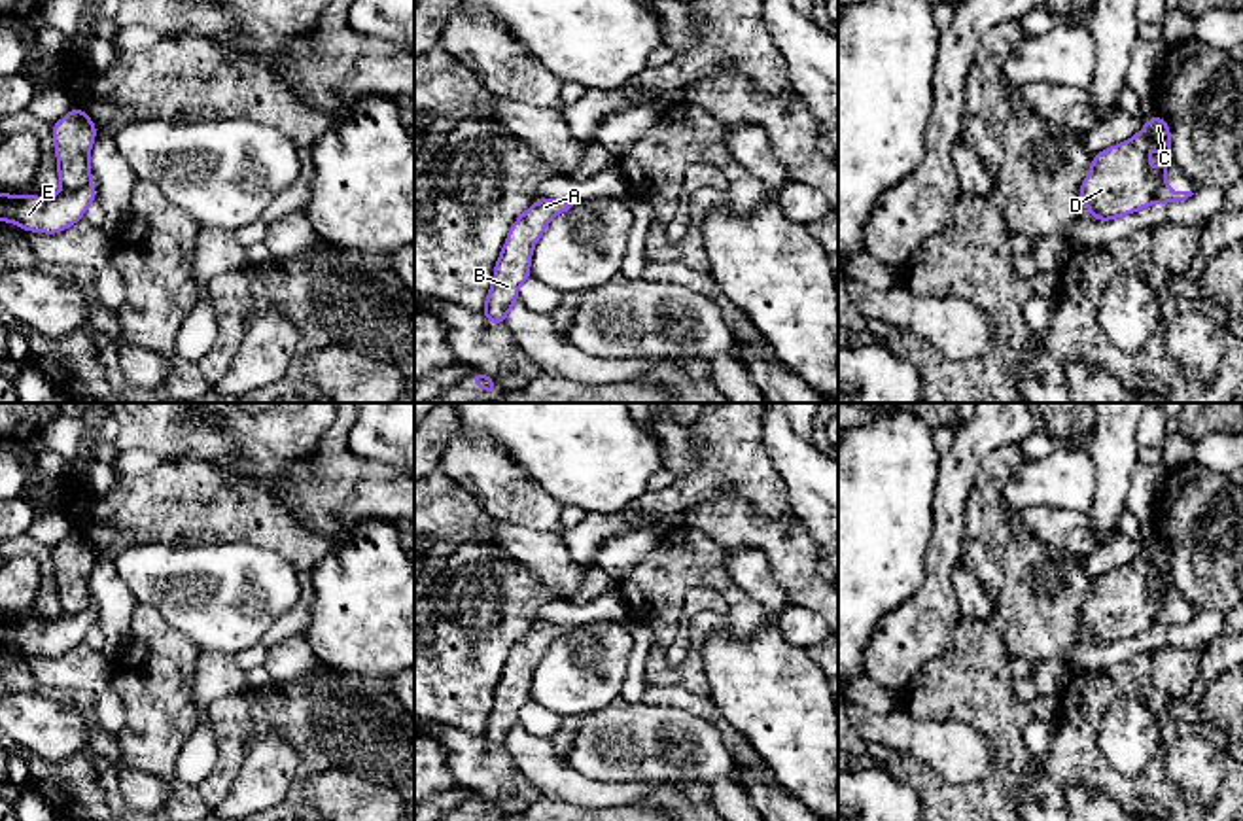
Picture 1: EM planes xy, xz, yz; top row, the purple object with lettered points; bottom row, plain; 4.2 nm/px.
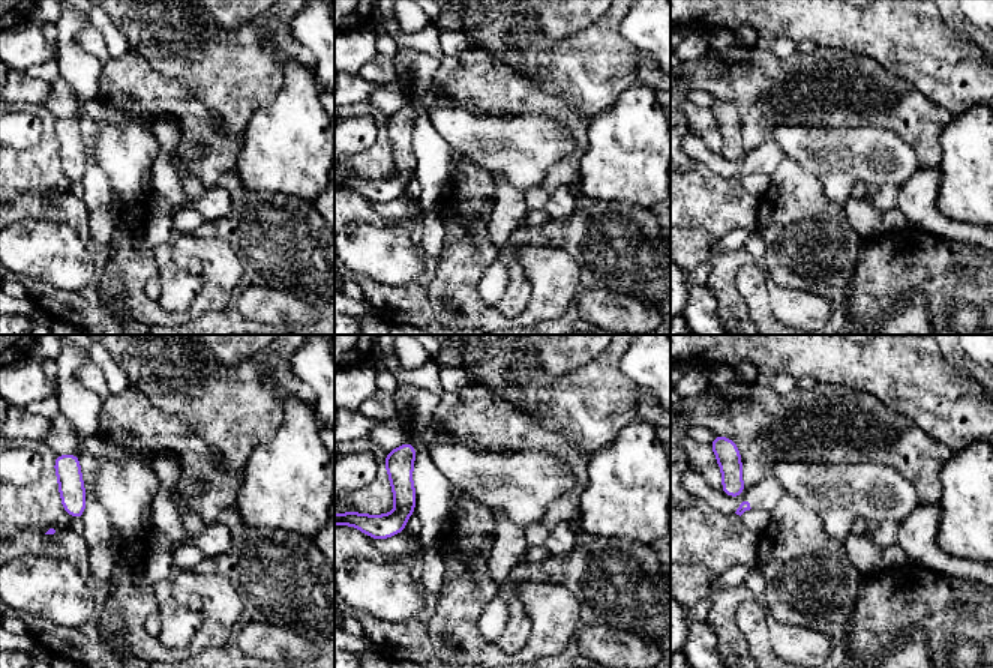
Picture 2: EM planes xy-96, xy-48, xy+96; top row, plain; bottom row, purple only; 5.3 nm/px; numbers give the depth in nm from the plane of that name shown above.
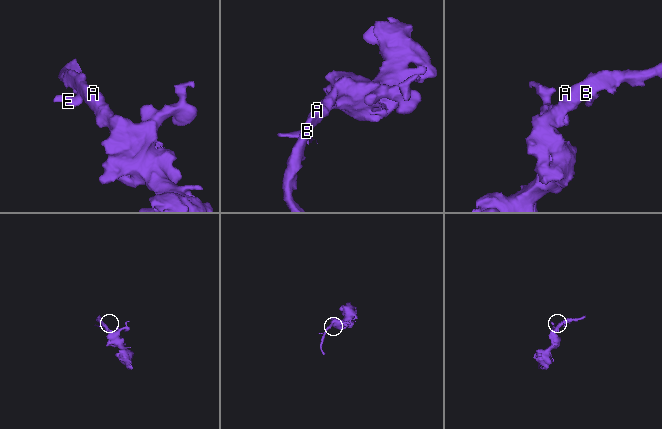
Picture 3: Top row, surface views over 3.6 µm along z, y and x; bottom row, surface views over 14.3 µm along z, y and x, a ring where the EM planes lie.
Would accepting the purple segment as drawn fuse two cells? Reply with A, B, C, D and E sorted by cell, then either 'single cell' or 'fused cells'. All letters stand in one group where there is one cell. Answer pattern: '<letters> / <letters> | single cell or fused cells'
A B C D / E | fused cells

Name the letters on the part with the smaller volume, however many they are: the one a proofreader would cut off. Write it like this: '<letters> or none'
E

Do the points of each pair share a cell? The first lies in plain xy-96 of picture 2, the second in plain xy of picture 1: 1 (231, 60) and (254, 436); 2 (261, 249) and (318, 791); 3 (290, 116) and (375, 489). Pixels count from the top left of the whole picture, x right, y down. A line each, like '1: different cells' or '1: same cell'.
1: different cells
2: different cells
3: different cells

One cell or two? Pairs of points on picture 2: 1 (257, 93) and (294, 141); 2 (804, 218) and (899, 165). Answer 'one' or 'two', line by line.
1: two
2: two

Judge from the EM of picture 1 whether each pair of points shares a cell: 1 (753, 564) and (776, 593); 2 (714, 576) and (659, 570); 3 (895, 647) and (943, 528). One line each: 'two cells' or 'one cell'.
1: one cell
2: one cell
3: one cell

